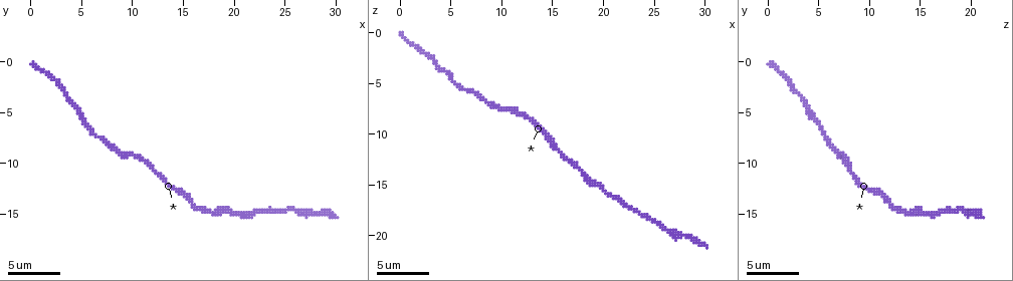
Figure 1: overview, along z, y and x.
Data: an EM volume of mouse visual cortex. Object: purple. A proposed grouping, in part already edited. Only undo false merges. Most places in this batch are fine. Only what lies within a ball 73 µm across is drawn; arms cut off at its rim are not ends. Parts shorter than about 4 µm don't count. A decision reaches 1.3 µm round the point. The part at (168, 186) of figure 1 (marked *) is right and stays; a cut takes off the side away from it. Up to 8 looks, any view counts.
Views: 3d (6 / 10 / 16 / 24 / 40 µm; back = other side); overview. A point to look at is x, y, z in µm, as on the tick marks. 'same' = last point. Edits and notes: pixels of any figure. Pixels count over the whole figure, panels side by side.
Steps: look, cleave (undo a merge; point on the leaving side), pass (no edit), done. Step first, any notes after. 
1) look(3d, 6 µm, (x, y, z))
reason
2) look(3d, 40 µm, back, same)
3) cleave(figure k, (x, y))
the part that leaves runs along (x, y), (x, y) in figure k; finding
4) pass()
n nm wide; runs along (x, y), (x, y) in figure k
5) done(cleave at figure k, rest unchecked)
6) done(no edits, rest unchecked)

look(3d, 10 µm, (8.2, 8.6, 6.6))
sudden change in width

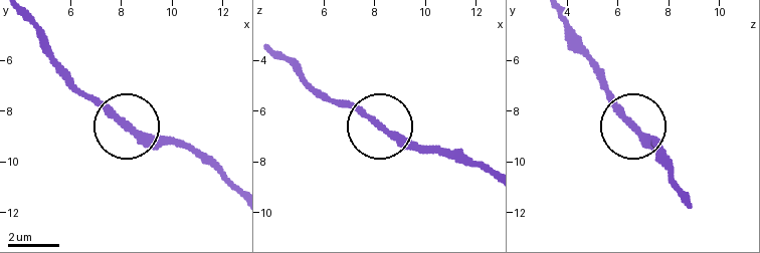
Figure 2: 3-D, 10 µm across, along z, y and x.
look(3d, 6 µm, (8.2, 8.5, 6.5))

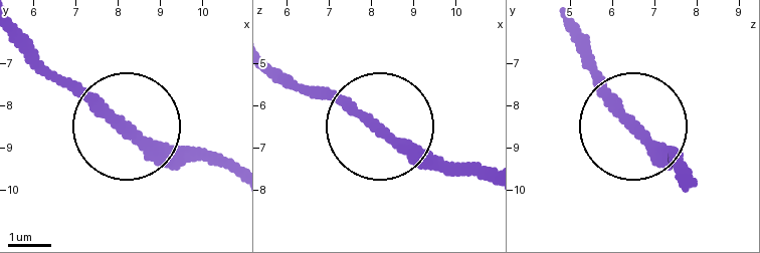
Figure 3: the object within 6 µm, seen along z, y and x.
pass()
continuous, no second neuron

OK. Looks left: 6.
look(3d, 10 µm, (3.6, 3.4, 3.4))
thin neck

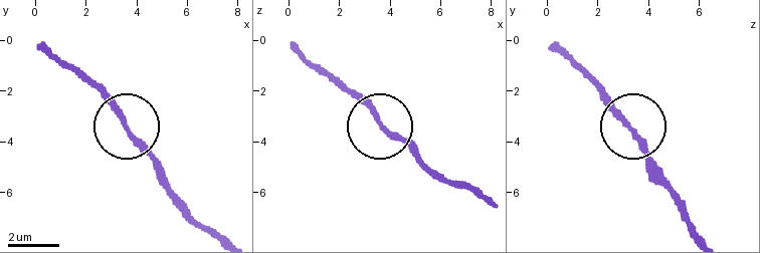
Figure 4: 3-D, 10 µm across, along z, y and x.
look(3d, 6 µm, (3.7, 3.6, 3.5))

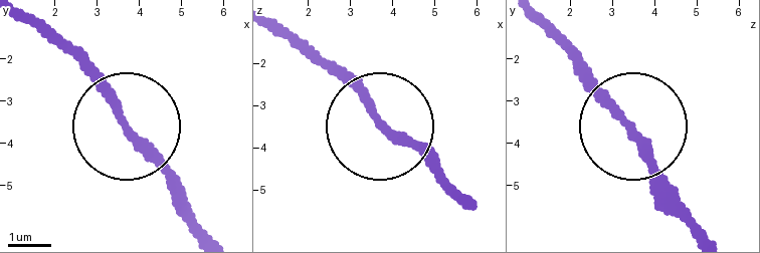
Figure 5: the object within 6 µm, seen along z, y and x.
pass()
210 nm wide; runs along (208, 233), (111, 93), (49, 32) in figure 5; one neuron here

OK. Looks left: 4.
look(3d, 16 µm, (19.8, 15.0, 15.0))
thick turns thin

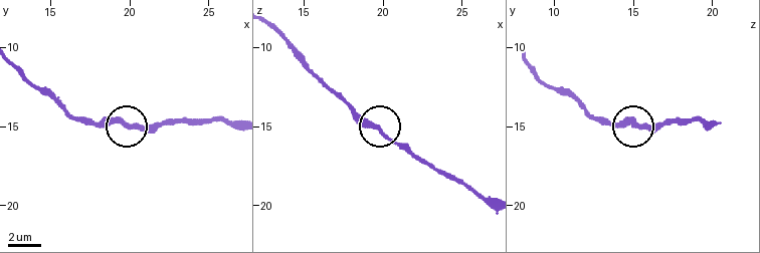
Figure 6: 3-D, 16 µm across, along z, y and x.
pass()
runs along (29, 83), (48, 91), (76, 118), (129, 128), (160, 128) in figure 6; all the same neuron

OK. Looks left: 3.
look(3d, 16 µm, (28.2, 14.8, 19.8))
thin neck

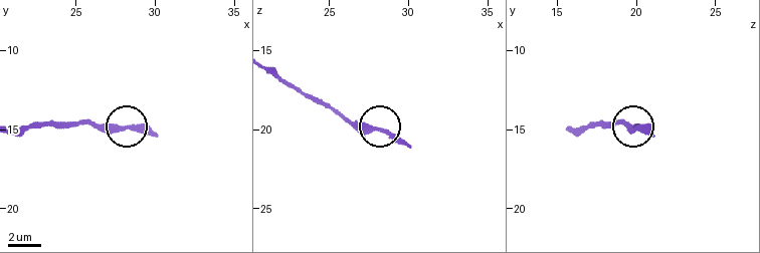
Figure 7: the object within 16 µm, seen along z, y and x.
pass()
300 nm wide; runs along (16, 127), (89, 122), (146, 127), (157, 134) in figure 7; all the same neuron

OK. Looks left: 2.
done(no edits, rest unchecked)

